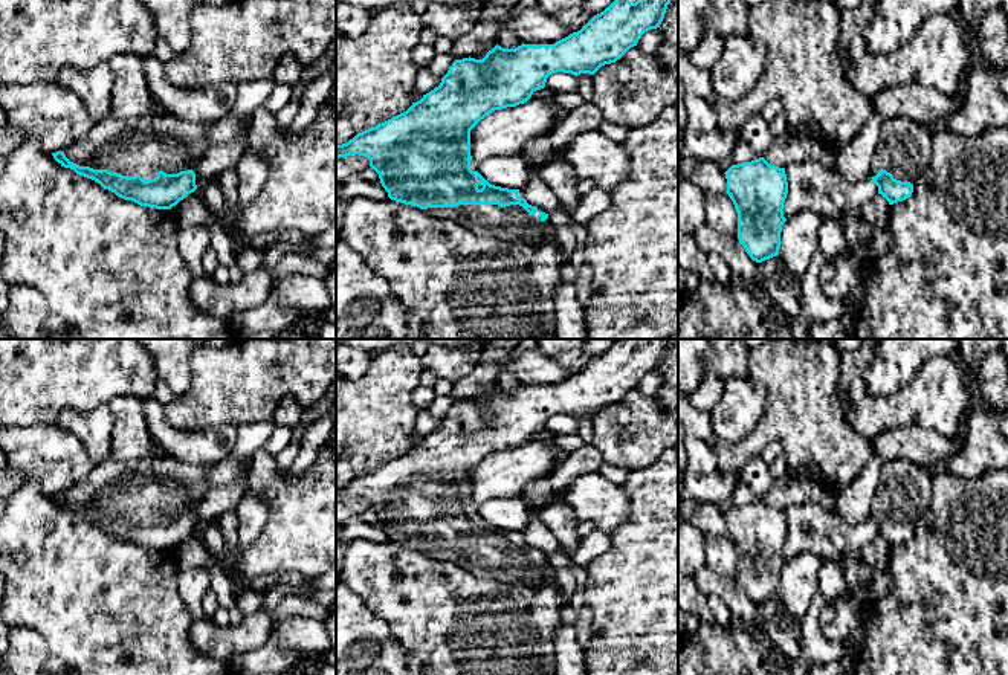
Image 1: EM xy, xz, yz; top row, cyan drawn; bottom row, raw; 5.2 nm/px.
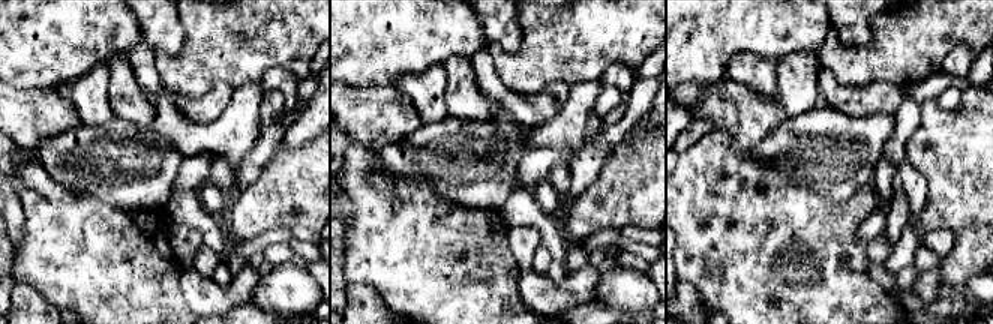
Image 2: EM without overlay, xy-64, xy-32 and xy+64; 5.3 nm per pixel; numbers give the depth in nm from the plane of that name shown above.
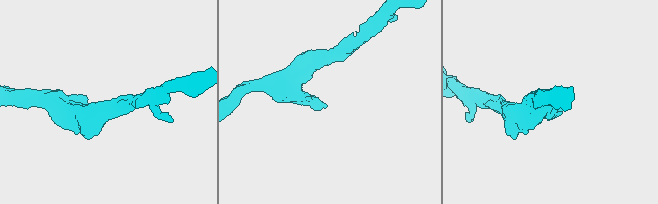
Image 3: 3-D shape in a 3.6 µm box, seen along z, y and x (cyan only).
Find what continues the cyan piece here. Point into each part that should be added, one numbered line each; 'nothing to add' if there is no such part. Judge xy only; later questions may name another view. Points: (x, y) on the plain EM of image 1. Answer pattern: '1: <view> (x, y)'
1: xy (142, 489)

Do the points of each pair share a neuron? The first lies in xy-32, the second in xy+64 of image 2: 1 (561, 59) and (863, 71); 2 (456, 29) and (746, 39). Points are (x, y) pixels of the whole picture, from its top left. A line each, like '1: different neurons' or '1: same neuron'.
1: same neuron
2: same neuron

